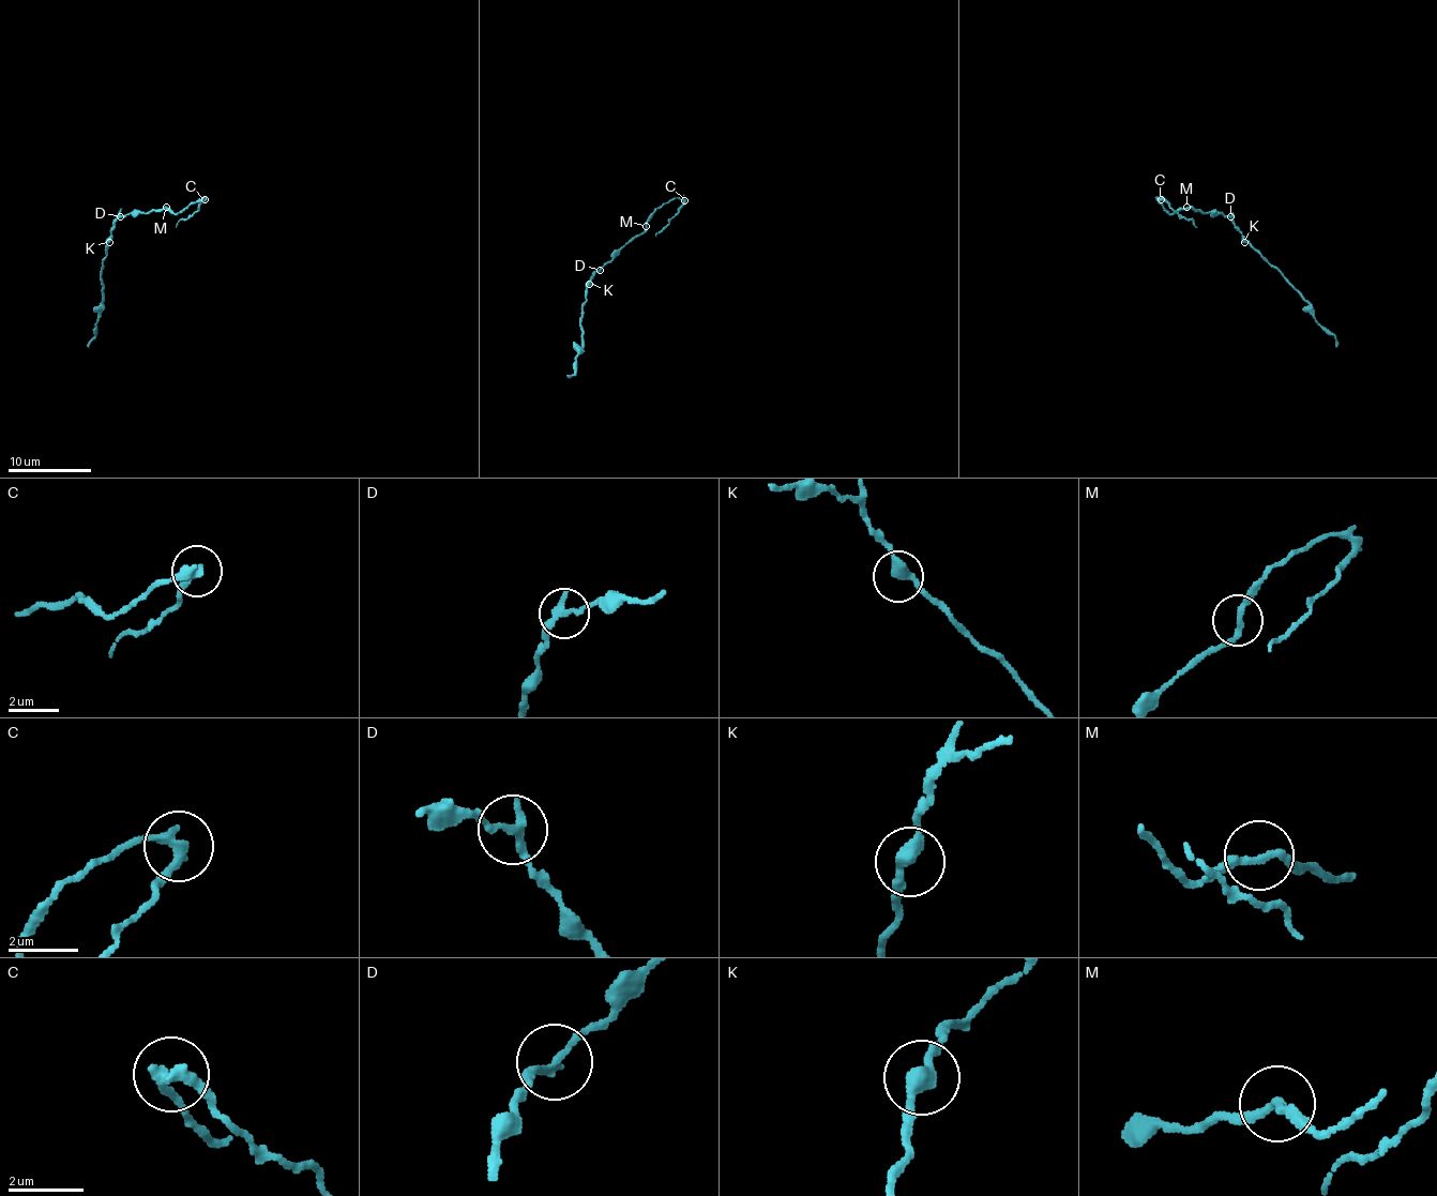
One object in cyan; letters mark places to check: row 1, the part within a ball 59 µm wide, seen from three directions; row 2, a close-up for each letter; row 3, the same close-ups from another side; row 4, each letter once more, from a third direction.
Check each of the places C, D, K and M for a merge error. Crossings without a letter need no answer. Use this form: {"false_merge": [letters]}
{"false_merge": ["C", "D"]}

